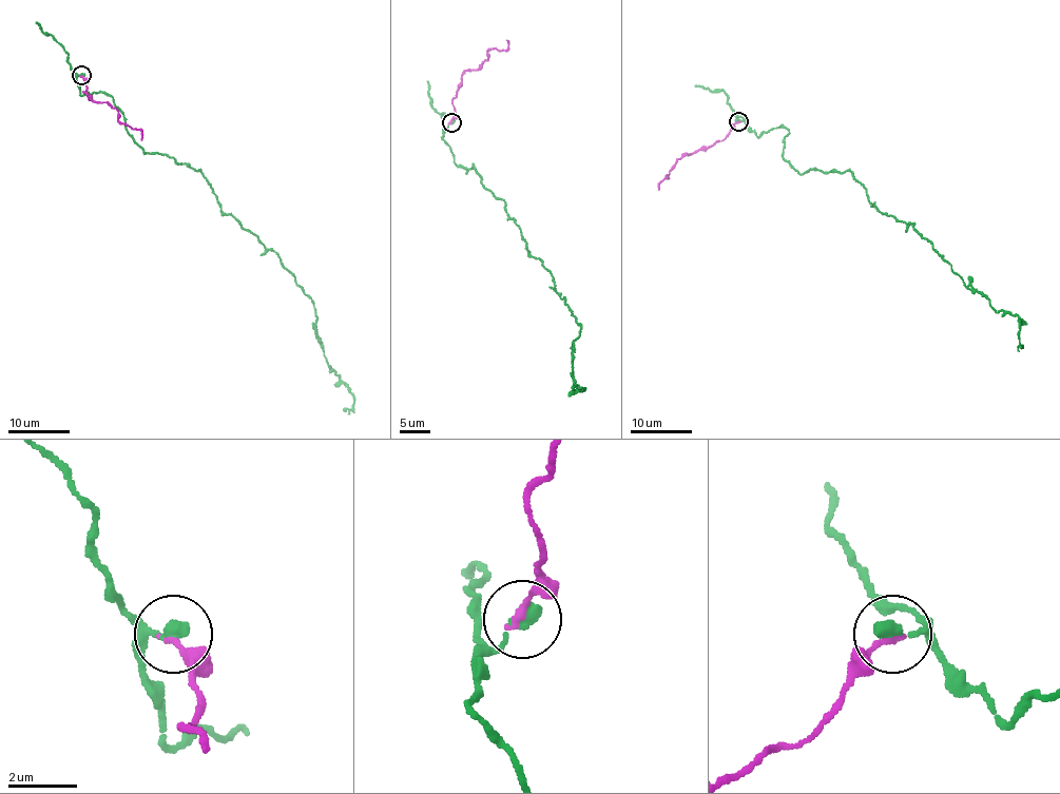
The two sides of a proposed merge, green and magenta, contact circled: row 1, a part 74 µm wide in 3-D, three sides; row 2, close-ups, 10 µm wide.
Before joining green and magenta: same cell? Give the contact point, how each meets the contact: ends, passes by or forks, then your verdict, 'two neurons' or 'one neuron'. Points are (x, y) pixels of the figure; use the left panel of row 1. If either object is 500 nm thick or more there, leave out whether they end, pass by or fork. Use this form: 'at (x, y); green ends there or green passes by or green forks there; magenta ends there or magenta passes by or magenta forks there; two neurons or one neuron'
at (81, 75); green ends there; magenta ends there; two neurons

